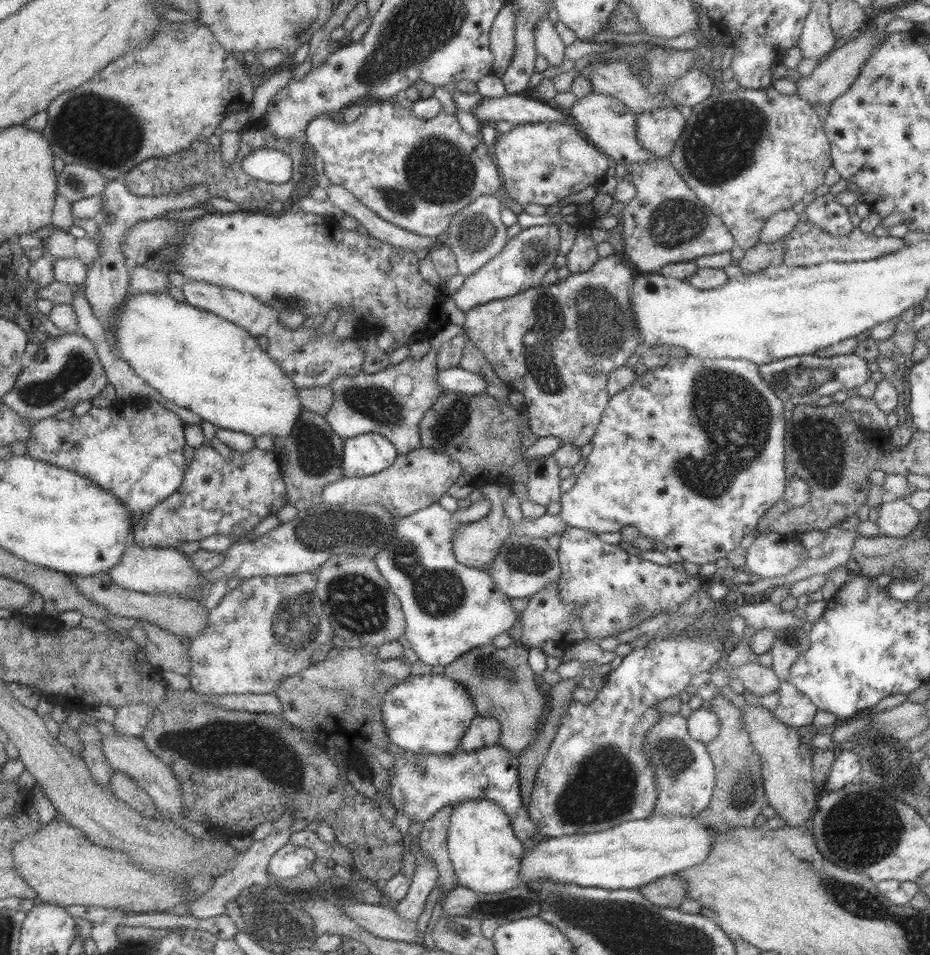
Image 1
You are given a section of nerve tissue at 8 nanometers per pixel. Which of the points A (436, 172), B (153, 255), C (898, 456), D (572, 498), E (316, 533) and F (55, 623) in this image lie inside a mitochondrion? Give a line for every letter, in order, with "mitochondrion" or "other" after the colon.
A: mitochondrion
B: other
C: other
D: other
E: mitochondrion
F: other

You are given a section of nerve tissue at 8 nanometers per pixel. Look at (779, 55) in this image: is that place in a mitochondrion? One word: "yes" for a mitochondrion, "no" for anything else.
no

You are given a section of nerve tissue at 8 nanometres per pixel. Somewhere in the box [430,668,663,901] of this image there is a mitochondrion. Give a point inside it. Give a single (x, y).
(604, 786)

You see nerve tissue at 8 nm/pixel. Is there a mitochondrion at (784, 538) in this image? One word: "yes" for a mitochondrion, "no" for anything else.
no

